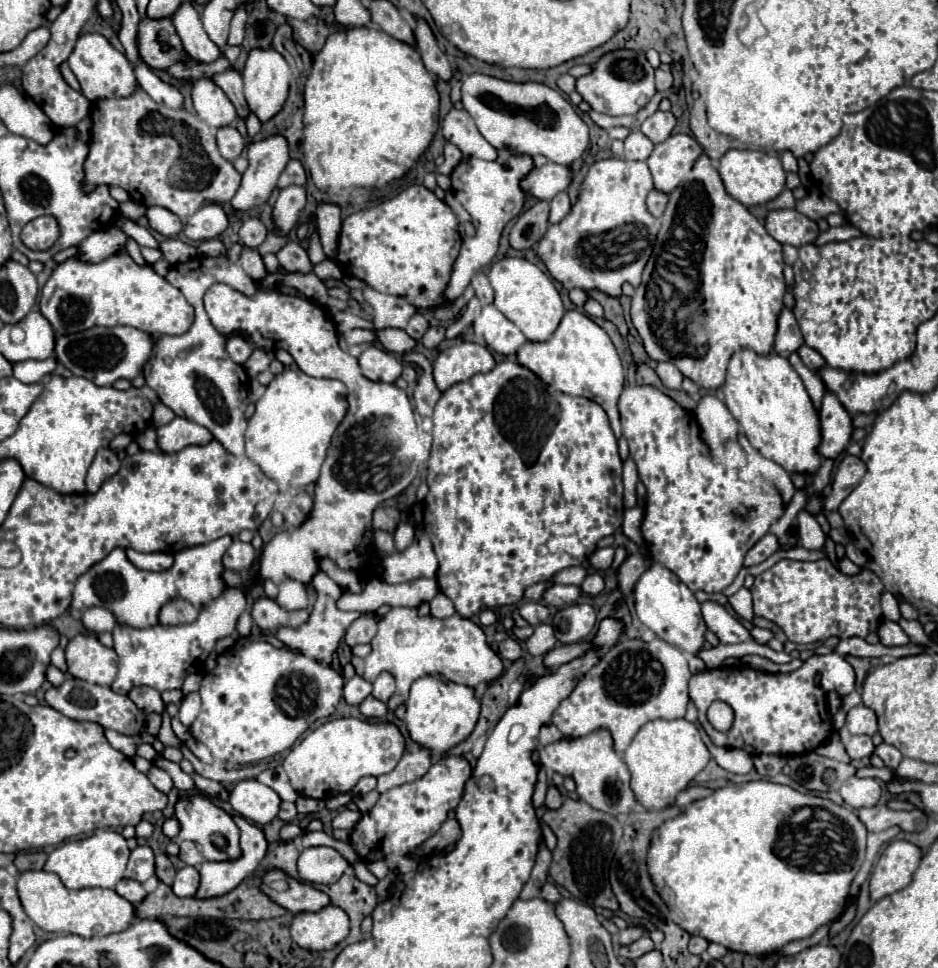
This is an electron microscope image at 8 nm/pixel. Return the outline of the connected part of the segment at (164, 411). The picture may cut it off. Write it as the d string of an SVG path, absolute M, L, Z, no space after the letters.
M158 402L156 406L154 406L154 414L152 414L152 422L154 422L154 426L164 426L164 424L168 424L168 422L172 422L172 418L174 418L176 414L168 408L168 406L164 406L162 402Z

